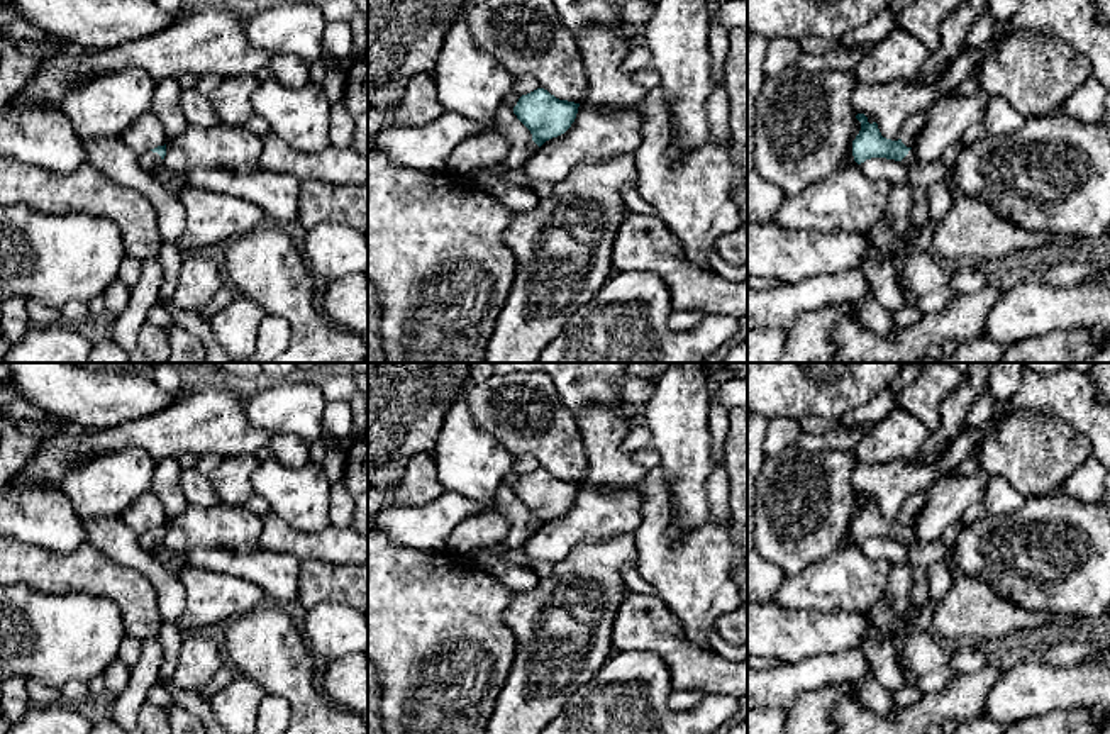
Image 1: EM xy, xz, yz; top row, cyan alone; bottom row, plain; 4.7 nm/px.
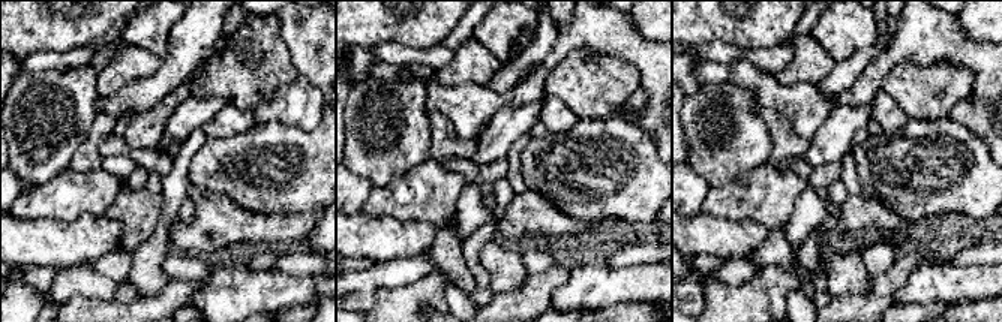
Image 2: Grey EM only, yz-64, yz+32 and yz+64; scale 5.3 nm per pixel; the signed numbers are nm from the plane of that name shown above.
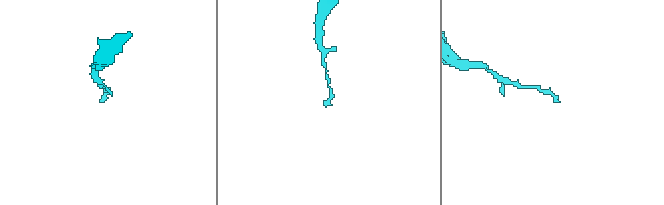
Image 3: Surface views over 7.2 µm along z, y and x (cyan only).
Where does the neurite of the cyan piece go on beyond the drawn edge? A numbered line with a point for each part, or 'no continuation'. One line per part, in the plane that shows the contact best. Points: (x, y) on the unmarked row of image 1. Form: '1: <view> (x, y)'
1: xy (151, 541)

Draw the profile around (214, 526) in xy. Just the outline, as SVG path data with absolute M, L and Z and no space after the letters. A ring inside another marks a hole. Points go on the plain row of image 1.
M224 503L193 505L166 520L163 544L176 553L188 553L198 548L230 548L237 553L258 546L261 517L246 505L227 507Z

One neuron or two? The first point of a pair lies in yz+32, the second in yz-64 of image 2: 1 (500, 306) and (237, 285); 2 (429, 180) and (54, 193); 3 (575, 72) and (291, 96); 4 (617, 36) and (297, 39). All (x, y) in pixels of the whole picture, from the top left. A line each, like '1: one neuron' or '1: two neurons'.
1: two neurons
2: one neuron
3: two neurons
4: one neuron

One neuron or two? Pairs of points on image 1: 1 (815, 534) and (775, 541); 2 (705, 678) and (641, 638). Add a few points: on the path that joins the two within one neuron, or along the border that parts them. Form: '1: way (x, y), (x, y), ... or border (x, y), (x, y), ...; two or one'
1: way (805, 534), (785, 536); one
2: way (690, 663), (665, 638), (656, 638); one

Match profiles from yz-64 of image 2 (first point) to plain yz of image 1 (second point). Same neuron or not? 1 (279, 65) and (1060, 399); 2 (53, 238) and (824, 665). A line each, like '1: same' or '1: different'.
1: different
2: different

